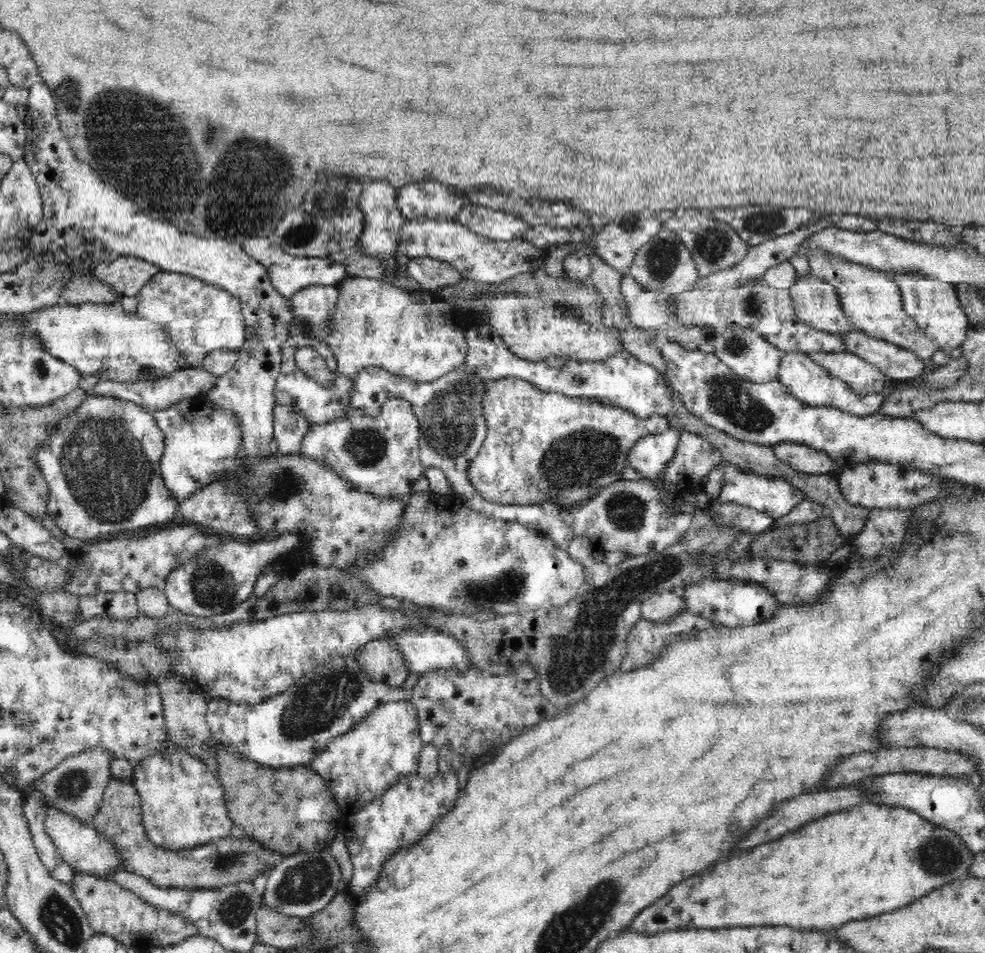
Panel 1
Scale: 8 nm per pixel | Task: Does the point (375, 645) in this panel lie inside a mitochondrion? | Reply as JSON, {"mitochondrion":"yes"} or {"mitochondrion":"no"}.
{"mitochondrion":"no"}

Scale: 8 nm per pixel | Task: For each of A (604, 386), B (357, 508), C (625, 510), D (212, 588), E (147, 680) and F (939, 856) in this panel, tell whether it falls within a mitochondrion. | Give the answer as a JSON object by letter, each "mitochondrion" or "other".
{"A":"other","B":"other","C":"mitochondrion","D":"mitochondrion","E":"other","F":"mitochondrion"}

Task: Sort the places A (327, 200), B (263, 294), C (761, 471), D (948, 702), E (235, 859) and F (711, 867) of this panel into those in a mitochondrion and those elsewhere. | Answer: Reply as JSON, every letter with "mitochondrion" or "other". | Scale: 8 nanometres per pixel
{"A":"mitochondrion","B":"other","C":"other","D":"other","E":"mitochondrion","F":"other"}

